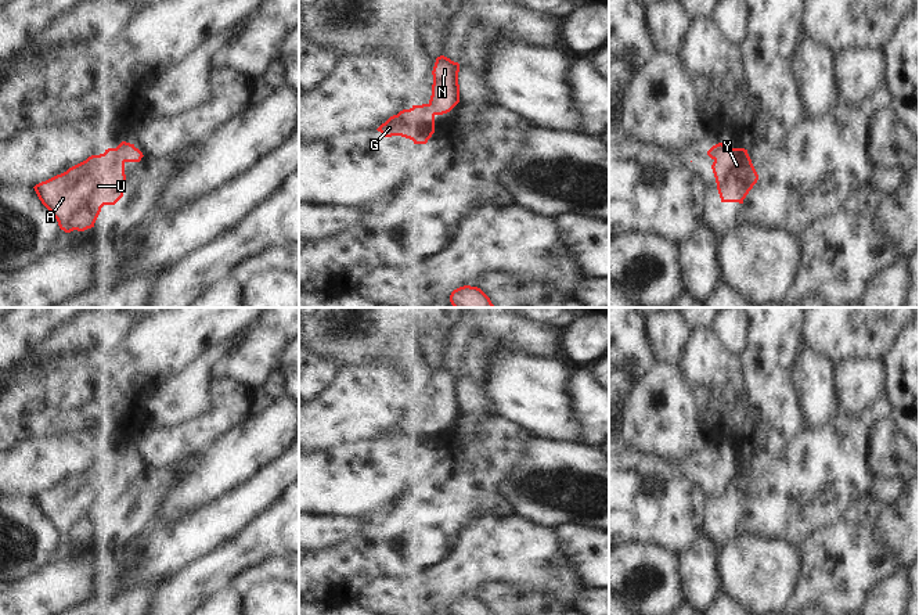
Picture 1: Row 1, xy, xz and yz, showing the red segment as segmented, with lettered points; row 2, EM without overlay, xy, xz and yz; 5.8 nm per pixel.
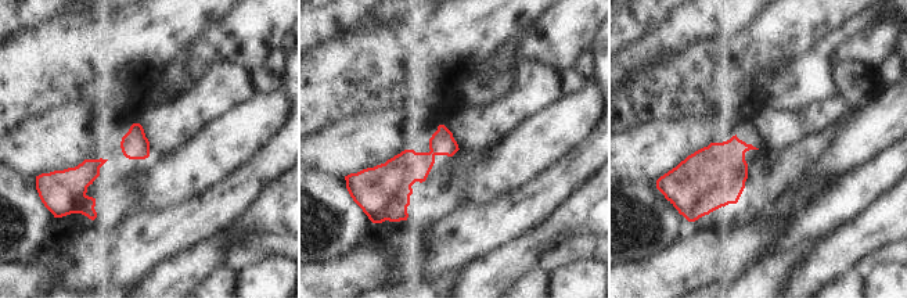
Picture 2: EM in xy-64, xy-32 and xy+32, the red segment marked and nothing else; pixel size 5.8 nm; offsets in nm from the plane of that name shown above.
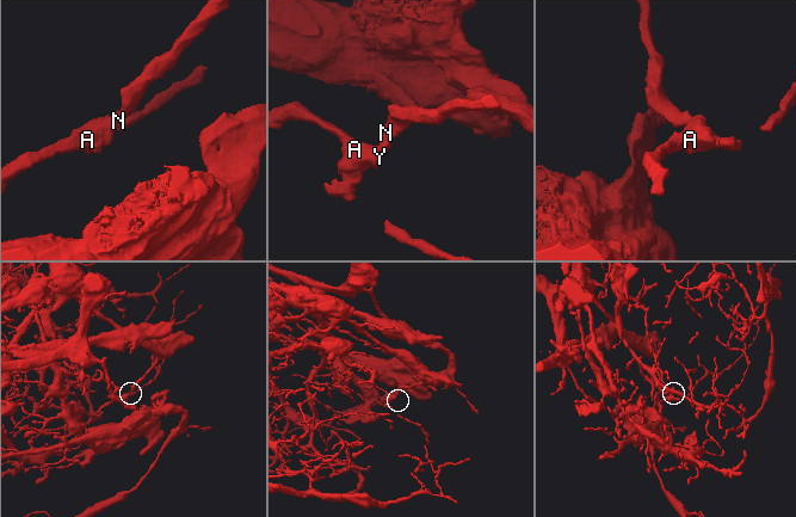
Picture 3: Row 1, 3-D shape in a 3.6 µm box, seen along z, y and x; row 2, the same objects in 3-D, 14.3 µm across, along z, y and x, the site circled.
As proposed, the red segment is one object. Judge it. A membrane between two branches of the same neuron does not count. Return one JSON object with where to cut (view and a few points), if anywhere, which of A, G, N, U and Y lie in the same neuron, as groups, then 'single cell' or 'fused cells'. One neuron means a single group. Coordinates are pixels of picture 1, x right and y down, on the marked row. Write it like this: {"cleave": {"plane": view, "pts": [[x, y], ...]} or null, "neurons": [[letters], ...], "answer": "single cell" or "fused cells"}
{"cleave": null, "neurons": [["A", "G", "N", "U", "Y"]], "answer": "single cell"}

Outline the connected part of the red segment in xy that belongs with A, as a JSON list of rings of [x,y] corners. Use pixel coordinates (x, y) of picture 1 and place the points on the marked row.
[[[122,141],[116,148],[91,155],[66,172],[36,184],[33,188],[42,204],[57,219],[61,230],[65,233],[84,231],[94,227],[104,205],[115,205],[123,197],[126,186],[125,163],[140,162],[143,157],[143,152],[134,144]]]

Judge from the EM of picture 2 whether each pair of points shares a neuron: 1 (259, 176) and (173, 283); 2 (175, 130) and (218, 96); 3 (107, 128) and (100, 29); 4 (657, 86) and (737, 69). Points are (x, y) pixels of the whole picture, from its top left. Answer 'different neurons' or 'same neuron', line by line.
1: different neurons
2: same neuron
3: different neurons
4: different neurons

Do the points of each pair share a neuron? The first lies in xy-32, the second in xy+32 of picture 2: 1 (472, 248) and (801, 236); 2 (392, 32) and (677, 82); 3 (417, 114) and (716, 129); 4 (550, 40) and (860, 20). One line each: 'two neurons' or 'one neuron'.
1: one neuron
2: one neuron
3: one neuron
4: two neurons

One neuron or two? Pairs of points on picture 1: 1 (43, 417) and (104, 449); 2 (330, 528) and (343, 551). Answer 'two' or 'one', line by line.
1: two
2: two

